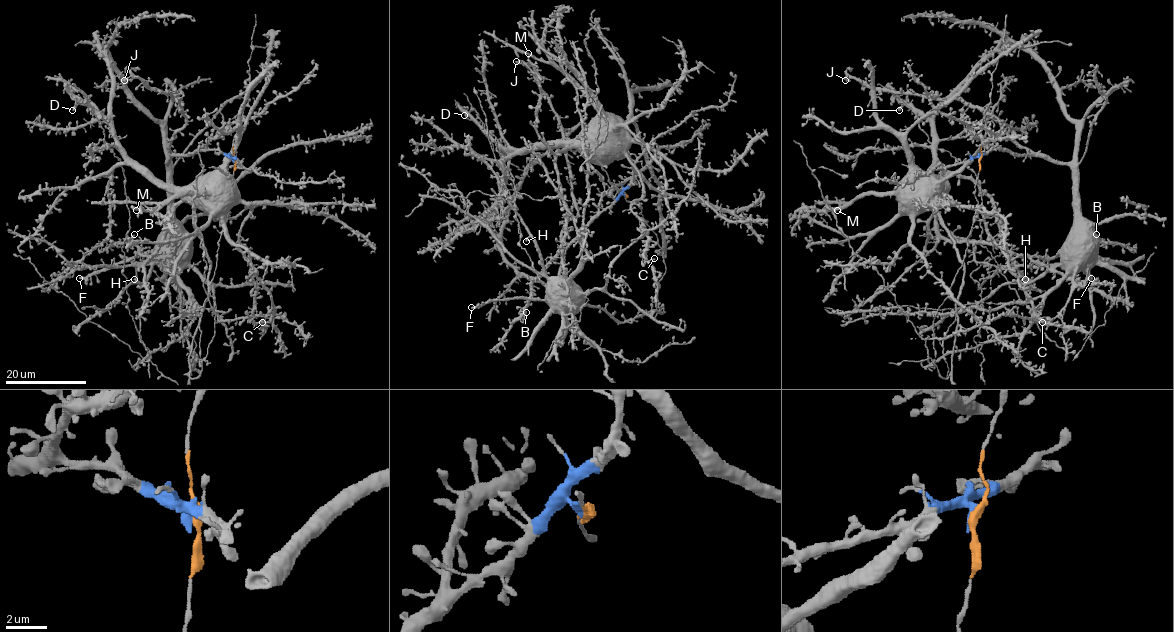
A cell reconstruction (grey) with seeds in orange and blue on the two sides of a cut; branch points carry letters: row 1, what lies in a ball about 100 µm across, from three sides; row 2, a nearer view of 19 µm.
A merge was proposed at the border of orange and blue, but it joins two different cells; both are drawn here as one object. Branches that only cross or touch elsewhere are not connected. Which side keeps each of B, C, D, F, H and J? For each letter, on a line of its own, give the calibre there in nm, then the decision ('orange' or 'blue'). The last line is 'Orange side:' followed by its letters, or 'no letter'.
B: 360 nm thick; orange
C: 220 nm thick; orange
D: 480 nm thick; orange
F: 360 nm thick; blue
H: 320 nm thick; blue
J: 440 nm thick; blue
Orange side: B, C, D

